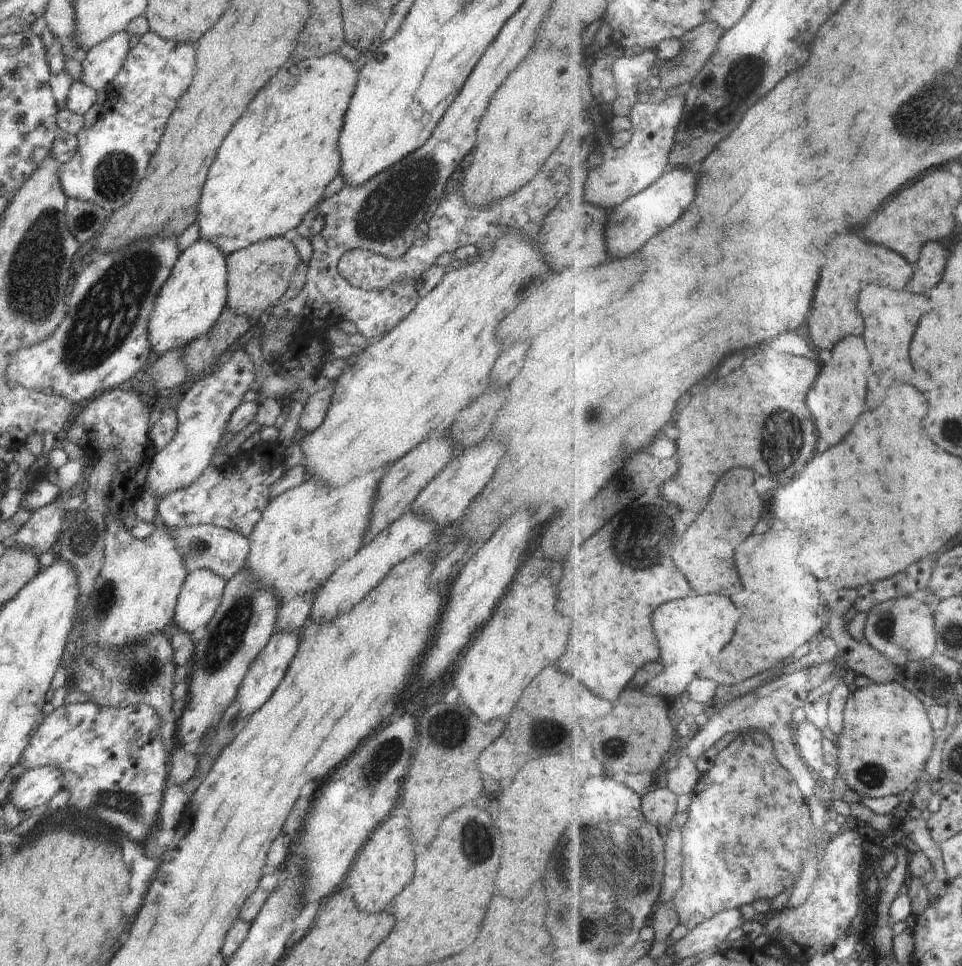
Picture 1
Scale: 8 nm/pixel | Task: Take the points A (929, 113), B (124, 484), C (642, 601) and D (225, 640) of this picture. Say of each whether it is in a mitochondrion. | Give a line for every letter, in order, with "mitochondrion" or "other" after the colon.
A: mitochondrion
B: other
C: other
D: mitochondrion

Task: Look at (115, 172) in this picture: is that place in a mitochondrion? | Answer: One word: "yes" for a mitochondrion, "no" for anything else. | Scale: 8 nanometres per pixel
yes

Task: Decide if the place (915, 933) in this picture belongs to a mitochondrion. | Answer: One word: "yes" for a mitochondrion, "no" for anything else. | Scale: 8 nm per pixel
no

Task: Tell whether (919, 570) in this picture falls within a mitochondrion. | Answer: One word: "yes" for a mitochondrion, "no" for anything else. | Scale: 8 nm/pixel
no

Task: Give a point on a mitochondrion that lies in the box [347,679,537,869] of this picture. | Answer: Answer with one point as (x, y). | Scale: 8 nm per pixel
(388, 756)

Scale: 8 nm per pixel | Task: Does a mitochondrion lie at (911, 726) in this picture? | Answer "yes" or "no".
no

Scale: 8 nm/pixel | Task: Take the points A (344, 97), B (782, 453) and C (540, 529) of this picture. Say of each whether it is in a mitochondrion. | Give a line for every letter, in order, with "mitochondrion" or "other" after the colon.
A: other
B: mitochondrion
C: other

